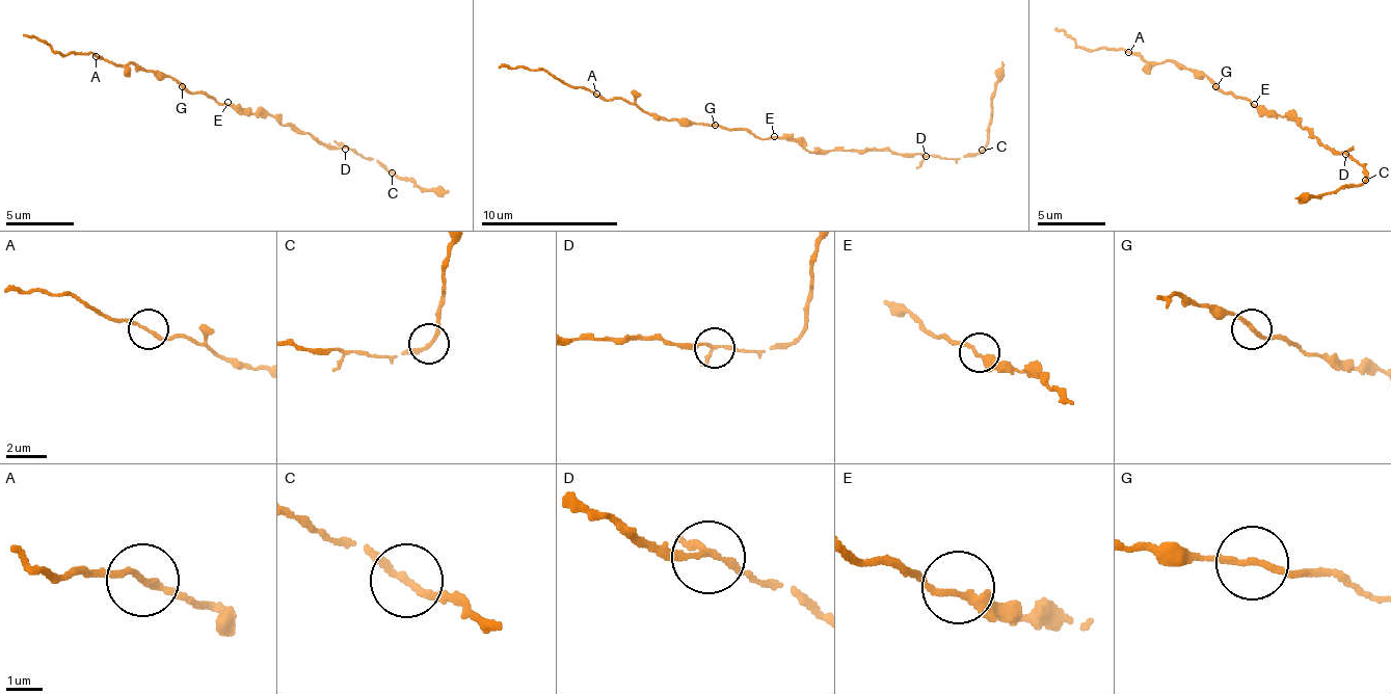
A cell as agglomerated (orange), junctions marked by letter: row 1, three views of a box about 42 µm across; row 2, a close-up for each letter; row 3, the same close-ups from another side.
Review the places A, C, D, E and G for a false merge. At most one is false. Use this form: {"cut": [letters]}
{"cut": ["C"]}

